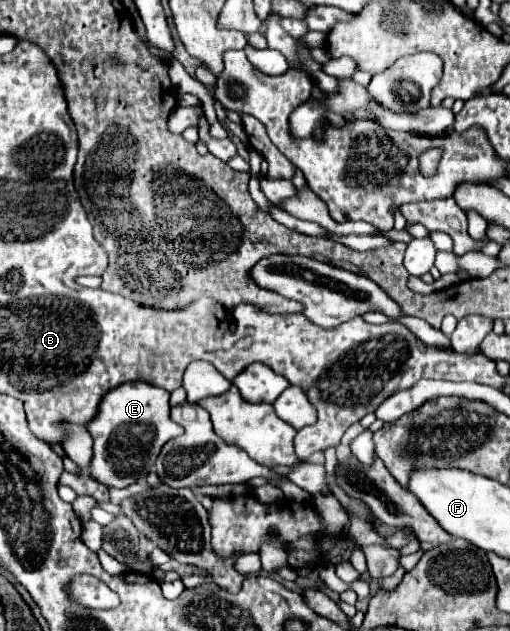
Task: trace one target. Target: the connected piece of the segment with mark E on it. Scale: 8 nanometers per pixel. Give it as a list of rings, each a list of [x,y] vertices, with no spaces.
[[[127,382],[111,388],[103,400],[99,402],[99,410],[93,420],[87,424],[87,430],[93,438],[93,460],[91,460],[91,476],[109,486],[109,488],[127,488],[131,486],[141,474],[149,474],[155,466],[155,460],[163,448],[163,444],[171,438],[183,434],[183,428],[169,418],[169,392],[159,390],[147,382]]]

